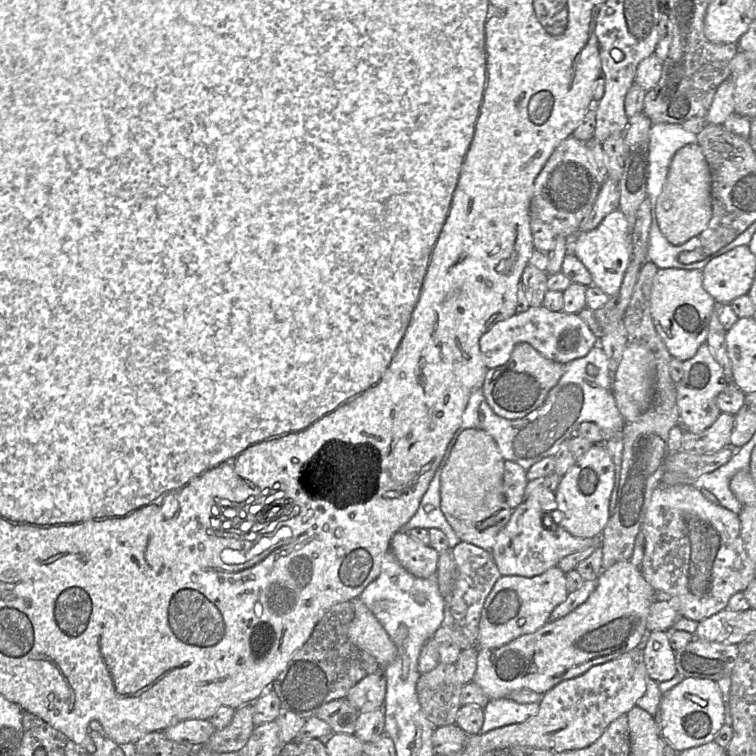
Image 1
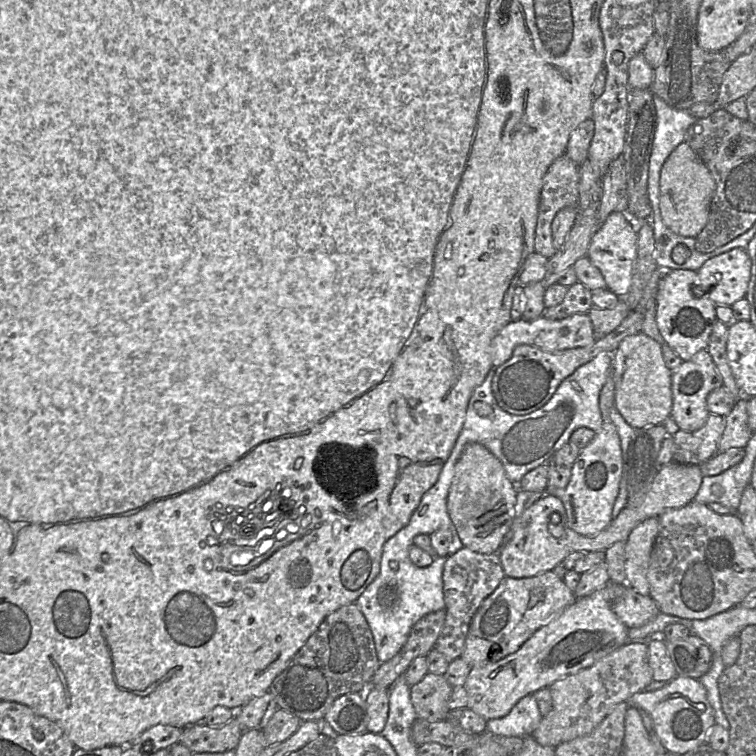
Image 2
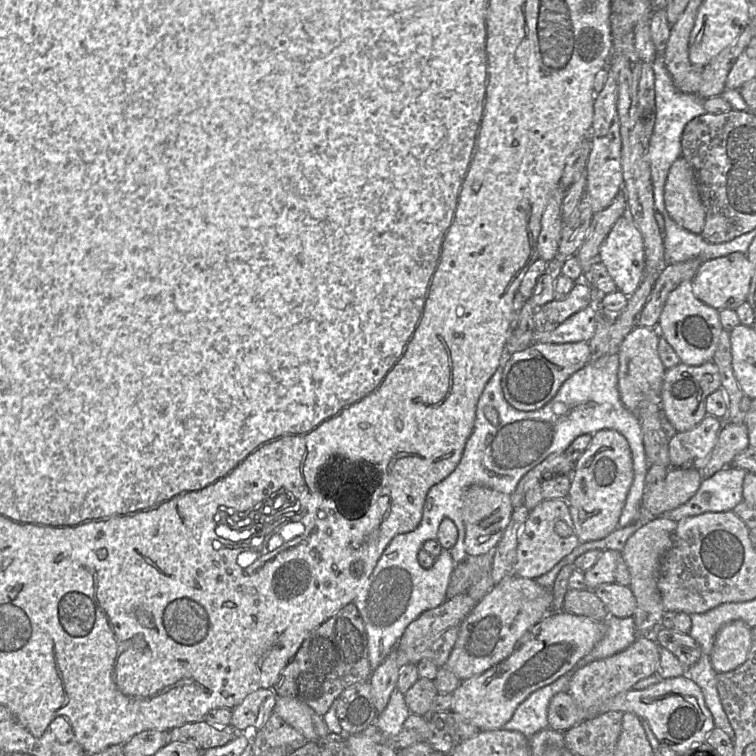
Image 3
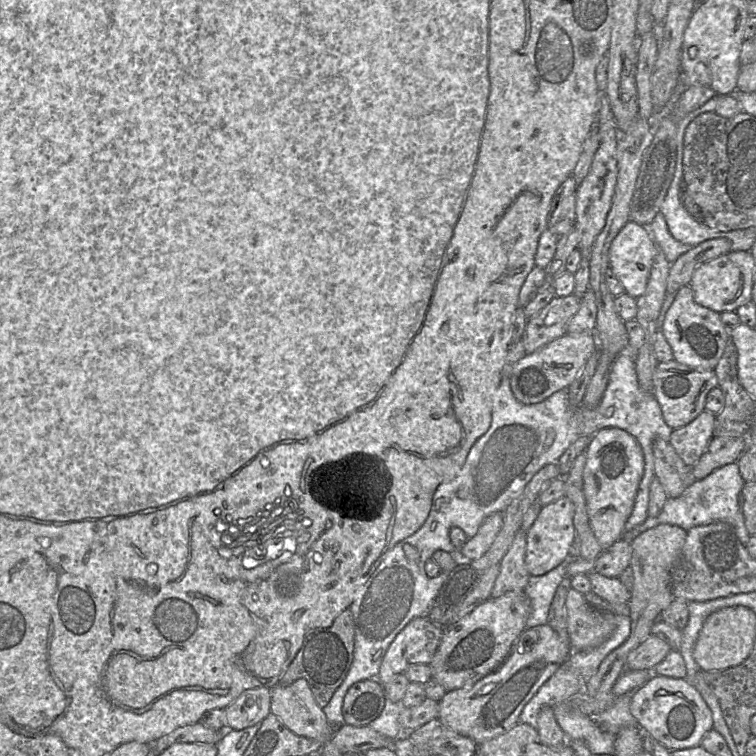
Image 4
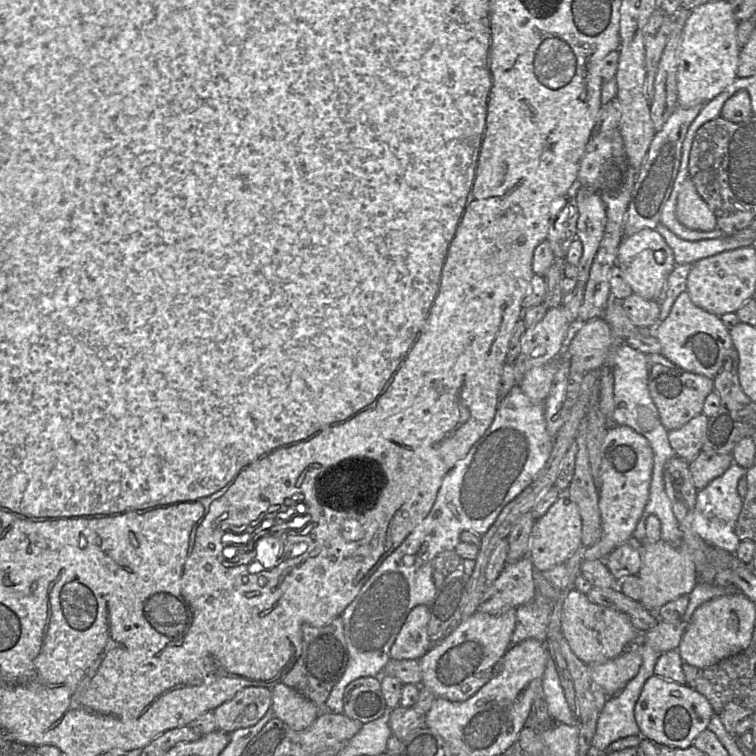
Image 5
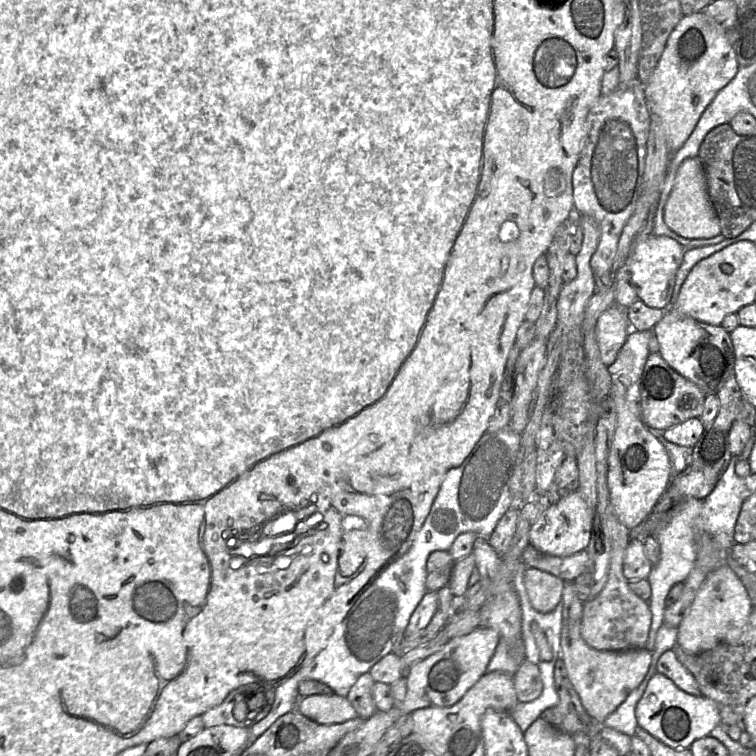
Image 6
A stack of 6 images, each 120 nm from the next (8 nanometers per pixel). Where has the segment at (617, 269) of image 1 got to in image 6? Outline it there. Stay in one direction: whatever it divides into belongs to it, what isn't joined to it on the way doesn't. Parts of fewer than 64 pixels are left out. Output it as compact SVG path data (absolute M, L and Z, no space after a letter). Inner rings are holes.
M650 234L641 240L636 240L627 258L630 273L638 298L649 307L667 310L671 307L671 298L675 277L685 251L687 249L677 240L668 236Z

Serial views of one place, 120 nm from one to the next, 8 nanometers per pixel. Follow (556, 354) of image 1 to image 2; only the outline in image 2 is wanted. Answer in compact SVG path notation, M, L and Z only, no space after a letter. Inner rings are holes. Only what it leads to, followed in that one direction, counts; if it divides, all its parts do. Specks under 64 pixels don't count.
M576 313L560 320L552 320L544 316L534 320L512 319L491 341L493 368L509 360L515 347L521 344L536 346L545 352L557 352L586 347L594 341L593 326L588 313Z

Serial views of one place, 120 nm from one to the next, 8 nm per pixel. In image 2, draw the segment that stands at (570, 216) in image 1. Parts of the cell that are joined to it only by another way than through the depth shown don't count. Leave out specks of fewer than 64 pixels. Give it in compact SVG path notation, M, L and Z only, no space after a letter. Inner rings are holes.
M562 155L550 165L543 178L534 239L535 252L548 259L556 253L552 221L561 209L577 206L578 200L579 166Z

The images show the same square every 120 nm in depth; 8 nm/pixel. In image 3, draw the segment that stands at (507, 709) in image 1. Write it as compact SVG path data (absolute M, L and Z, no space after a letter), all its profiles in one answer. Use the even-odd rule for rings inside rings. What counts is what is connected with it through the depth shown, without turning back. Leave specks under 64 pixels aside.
M571 673L559 677L553 683L531 693L516 708L511 719L502 727L504 730L519 731L530 738L548 728L548 707L554 695L567 692Z

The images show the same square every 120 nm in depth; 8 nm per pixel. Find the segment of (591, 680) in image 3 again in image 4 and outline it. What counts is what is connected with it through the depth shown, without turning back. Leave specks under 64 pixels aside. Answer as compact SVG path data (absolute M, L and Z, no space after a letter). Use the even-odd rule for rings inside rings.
M652 633L627 657L627 670L653 670L671 651L668 643Z

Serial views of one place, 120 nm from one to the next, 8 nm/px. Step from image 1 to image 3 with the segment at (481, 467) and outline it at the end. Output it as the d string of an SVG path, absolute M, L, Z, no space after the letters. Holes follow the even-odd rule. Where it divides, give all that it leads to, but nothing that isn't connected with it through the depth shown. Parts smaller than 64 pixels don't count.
M473 485L462 496L462 518L466 529L465 550L468 556L480 556L498 545L510 523L514 508L511 495Z

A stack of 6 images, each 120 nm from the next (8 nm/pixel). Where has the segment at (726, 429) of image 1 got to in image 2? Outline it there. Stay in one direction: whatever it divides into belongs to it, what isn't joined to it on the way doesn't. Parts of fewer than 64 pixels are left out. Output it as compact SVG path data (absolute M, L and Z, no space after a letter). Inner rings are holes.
M710 414L705 425L695 432L679 430L674 436L673 461L700 466L718 453L718 446L725 430L725 418Z

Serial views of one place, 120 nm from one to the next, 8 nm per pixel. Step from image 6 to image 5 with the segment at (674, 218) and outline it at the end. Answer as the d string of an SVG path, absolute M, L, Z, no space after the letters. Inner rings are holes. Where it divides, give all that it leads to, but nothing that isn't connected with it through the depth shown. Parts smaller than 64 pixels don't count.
M689 178L685 180L677 197L676 217L683 226L691 230L708 232L716 228L713 212Z

